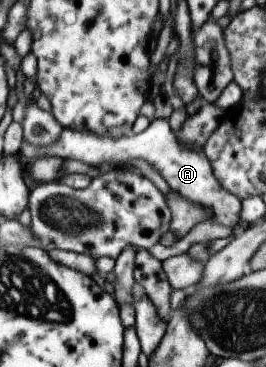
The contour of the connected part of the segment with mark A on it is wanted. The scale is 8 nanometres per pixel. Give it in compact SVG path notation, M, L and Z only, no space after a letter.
M155 118L149 122L149 125L141 132L132 134L131 136L123 137L99 137L93 133L77 133L71 129L62 128L59 133L59 139L51 145L45 147L35 147L22 141L20 143L17 156L27 157L27 159L37 159L43 156L55 156L62 159L73 159L83 162L90 166L99 166L103 163L109 163L117 166L127 166L127 161L135 161L141 159L145 163L149 163L157 169L159 175L162 176L163 181L167 183L170 189L177 195L181 195L183 199L187 199L193 205L203 205L209 211L209 219L213 223L225 225L233 229L237 224L240 224L239 211L240 199L235 195L227 193L217 183L217 179L213 177L209 161L205 154L201 152L183 149L175 135L172 132L173 124L165 118Z

